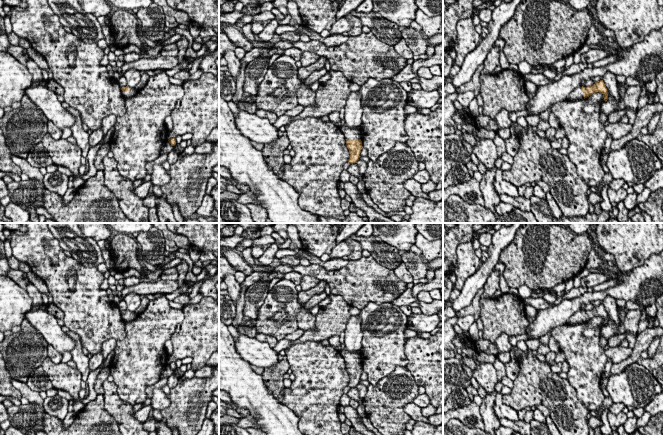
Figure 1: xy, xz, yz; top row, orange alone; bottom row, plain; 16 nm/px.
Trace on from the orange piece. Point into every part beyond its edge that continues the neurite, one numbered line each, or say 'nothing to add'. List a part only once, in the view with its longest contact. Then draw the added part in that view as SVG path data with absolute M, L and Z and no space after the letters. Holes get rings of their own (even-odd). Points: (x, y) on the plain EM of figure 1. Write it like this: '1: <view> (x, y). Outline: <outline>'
1: yz (577, 318). Outline: M578 311L574 313L566 322L566 324L575 325L581 324L584 322L584 316L582 315L582 311Z

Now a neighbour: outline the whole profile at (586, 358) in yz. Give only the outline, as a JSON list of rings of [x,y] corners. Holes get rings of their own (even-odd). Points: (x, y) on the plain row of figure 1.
[[[584,322],[564,324],[552,330],[552,337],[565,354],[569,365],[567,379],[576,390],[577,398],[589,410],[597,411],[605,399],[600,383],[608,358],[600,345],[601,328],[597,328],[592,337],[585,337],[586,327]]]

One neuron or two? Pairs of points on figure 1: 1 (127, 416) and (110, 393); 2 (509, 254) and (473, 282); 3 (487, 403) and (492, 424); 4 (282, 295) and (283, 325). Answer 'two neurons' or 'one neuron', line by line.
1: one neuron
2: two neurons
3: one neuron
4: one neuron

